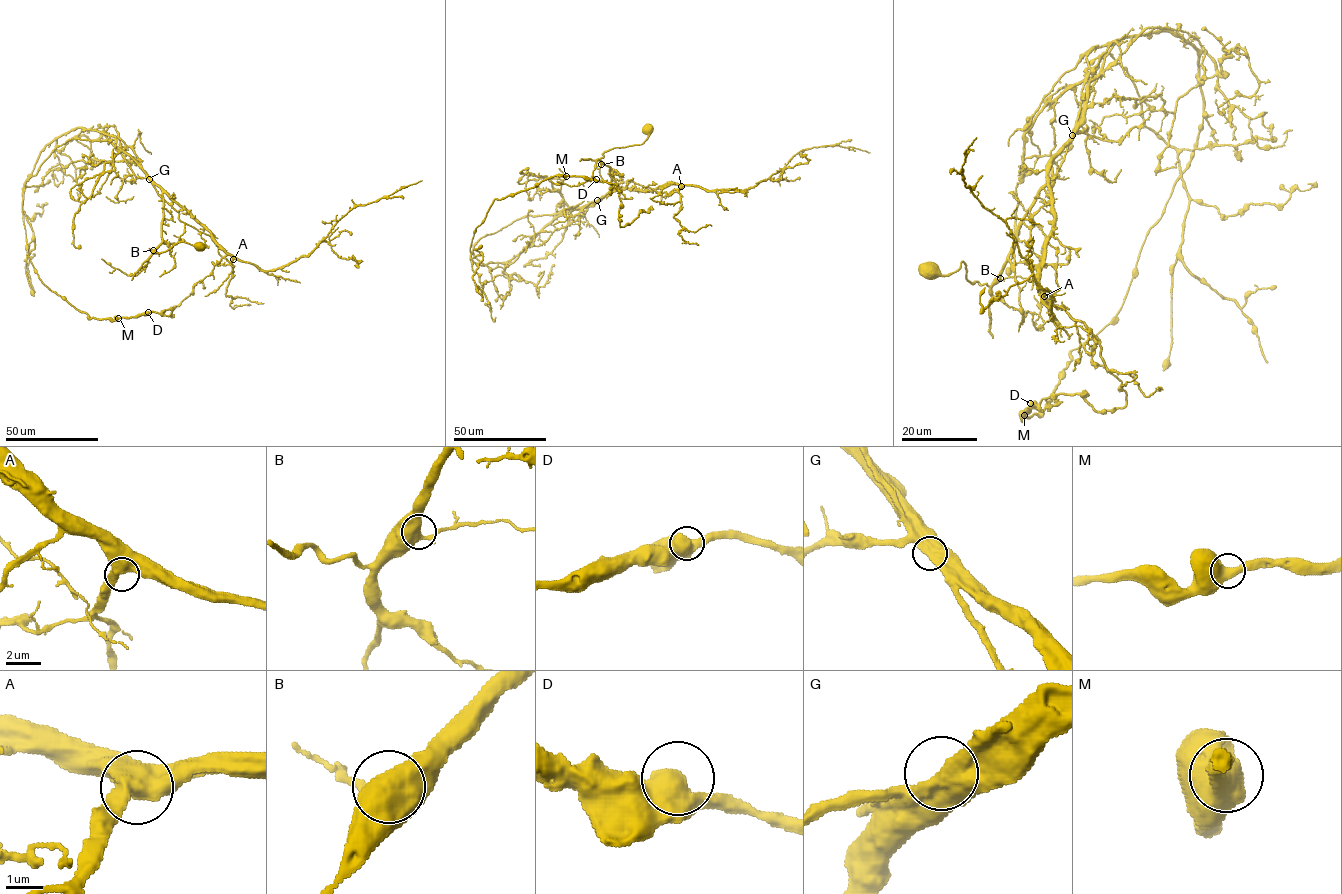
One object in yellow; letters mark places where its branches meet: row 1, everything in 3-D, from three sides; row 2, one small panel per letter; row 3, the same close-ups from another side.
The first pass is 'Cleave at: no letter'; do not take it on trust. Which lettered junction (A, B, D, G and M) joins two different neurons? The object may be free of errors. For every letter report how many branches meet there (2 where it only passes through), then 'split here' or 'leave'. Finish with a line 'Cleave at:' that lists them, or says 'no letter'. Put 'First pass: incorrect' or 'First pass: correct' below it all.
A: branches 2; leave
B: branches 2; leave
D: branches 2; leave
G: branches 2; split here
M: branches 2; leave
Cleave at: G
First pass: incorrect

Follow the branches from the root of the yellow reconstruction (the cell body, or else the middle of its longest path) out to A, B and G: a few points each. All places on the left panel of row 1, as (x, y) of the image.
A: (201, 245), (198, 248), (180, 242), (165, 251), (152, 254), (162, 240), (163, 192), (185, 208), (233, 259)
B: (201, 245), (198, 248), (180, 242), (164, 252), (152, 254), (153, 250)
G: (201, 245), (198, 248), (180, 242), (165, 251), (152, 254), (162, 240), (163, 200), (149, 179)

